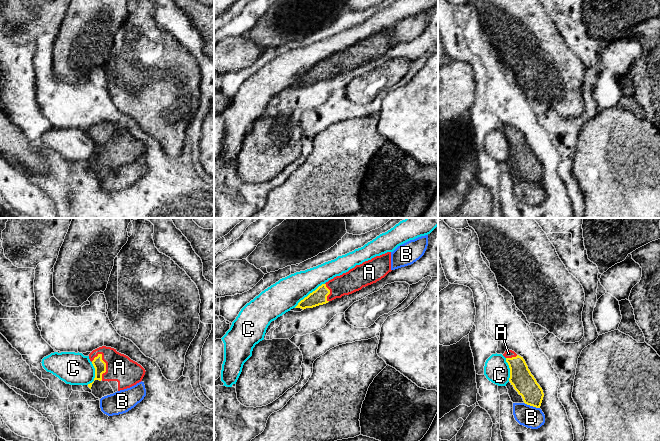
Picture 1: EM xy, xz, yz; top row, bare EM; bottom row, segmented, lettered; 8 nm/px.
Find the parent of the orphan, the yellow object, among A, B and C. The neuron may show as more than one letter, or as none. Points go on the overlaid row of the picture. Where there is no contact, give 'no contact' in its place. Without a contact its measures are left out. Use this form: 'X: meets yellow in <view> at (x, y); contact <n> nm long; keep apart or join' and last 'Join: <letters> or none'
A: meets yellow in xy at (105, 366); contact 220 nm long; join
B: meets yellow in yz at (532, 405); contact 140 nm long; keep apart
C: meets yellow in xz at (310, 293); contact 320 nm long; keep apart
Join: A

